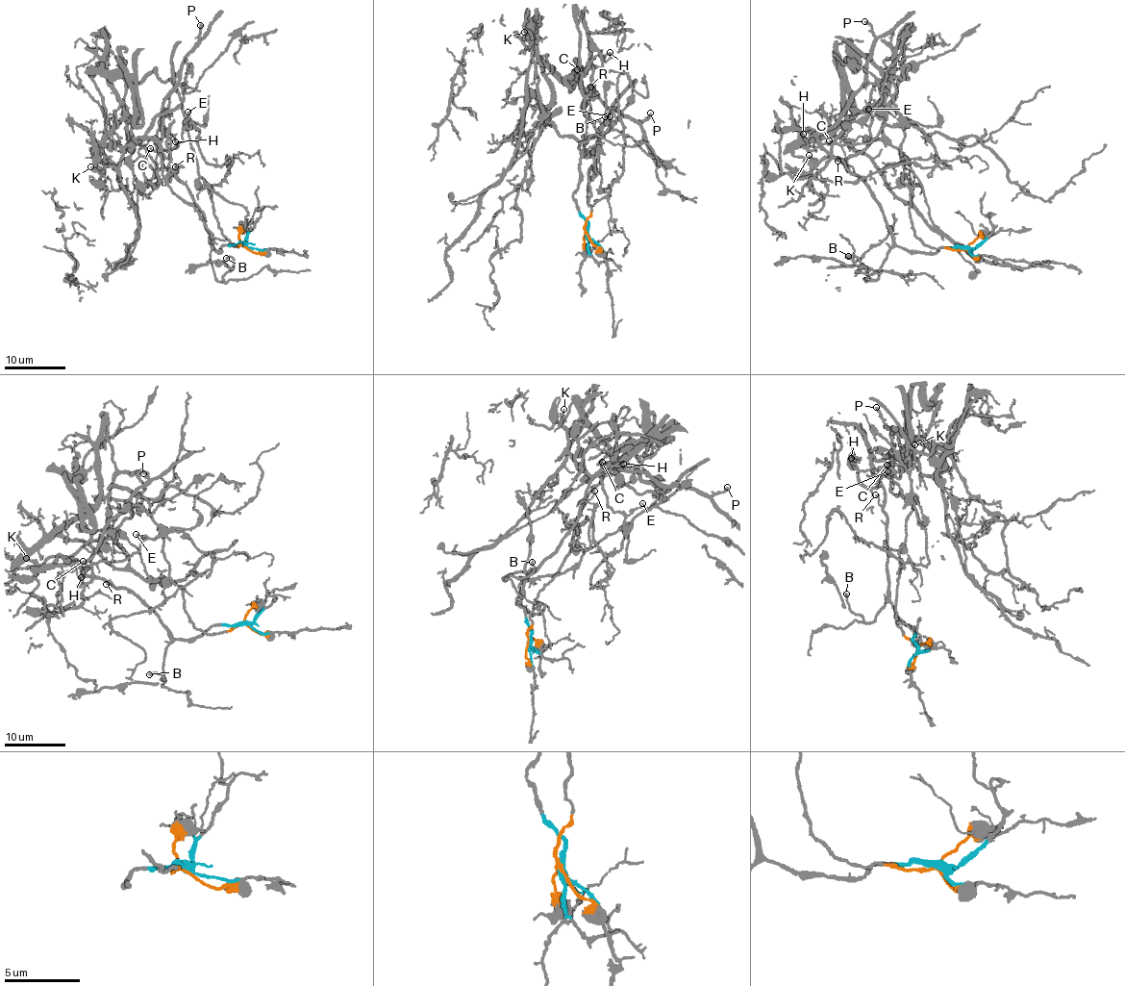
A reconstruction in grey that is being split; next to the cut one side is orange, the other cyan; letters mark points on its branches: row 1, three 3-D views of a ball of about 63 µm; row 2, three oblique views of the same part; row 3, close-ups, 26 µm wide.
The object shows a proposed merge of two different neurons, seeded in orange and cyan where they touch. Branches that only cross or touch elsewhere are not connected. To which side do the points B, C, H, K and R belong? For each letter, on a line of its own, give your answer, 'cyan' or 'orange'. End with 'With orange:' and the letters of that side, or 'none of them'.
B: cyan
C: cyan
H: cyan
K: orange
R: cyan
With orange: K

